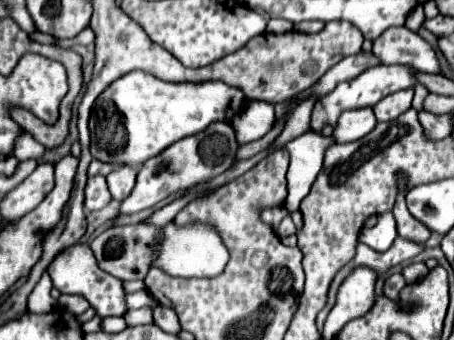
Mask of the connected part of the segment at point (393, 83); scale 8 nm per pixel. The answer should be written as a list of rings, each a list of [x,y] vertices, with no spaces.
[[[396,64],[396,66],[372,66],[368,70],[364,70],[360,76],[356,76],[354,80],[342,82],[338,84],[330,94],[322,96],[312,110],[312,130],[320,132],[324,124],[336,124],[338,116],[344,110],[356,110],[356,108],[368,108],[374,106],[376,102],[380,102],[384,96],[398,92],[398,90],[406,90],[406,88],[414,88],[418,84],[418,72],[412,66],[404,66],[404,64]]]

